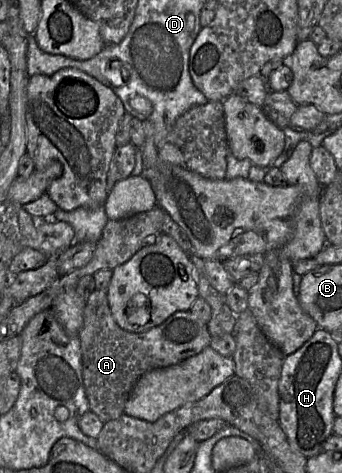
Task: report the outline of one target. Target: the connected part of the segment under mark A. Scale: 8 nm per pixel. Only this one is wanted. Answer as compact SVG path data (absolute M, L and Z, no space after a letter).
M95 289L86 298L83 326L78 334L82 378L90 410L103 423L124 414L125 404L139 378L154 369L178 364L209 346L212 336L191 311L179 311L145 332L129 332L116 323L105 292Z

